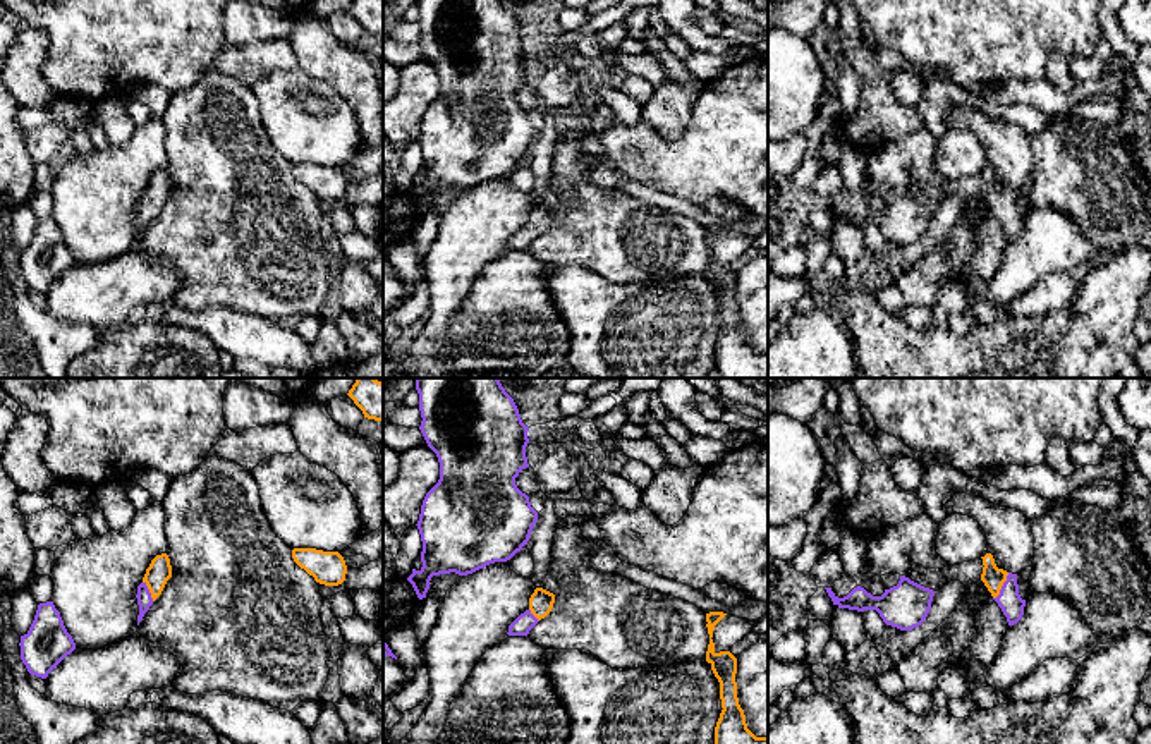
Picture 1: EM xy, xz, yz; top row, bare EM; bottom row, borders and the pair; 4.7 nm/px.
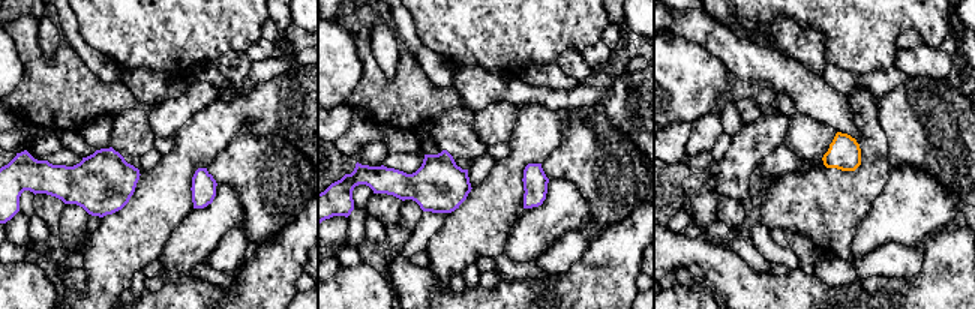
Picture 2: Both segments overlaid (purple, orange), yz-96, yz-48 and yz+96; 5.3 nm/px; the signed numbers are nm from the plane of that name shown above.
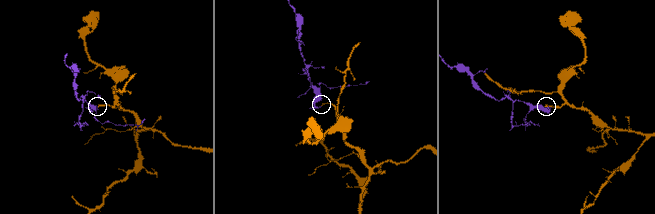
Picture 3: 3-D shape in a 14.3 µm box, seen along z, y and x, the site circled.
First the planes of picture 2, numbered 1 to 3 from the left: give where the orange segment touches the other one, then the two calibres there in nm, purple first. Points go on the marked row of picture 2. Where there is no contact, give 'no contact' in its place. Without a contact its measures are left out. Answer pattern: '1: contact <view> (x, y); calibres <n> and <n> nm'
1: no contact
2: no contact
3: no contact

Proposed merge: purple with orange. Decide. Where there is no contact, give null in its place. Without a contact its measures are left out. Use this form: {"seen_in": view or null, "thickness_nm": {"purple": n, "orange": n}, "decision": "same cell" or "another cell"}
{"seen_in": "yz", "thickness_nm": {"purple": 110, "orange": 110}, "decision": "same cell"}

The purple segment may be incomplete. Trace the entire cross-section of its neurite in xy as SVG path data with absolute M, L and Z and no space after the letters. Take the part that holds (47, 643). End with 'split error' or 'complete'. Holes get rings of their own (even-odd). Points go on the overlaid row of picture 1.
M53 601L40 603L29 631L21 636L21 660L31 675L48 674L76 649Z; complete

